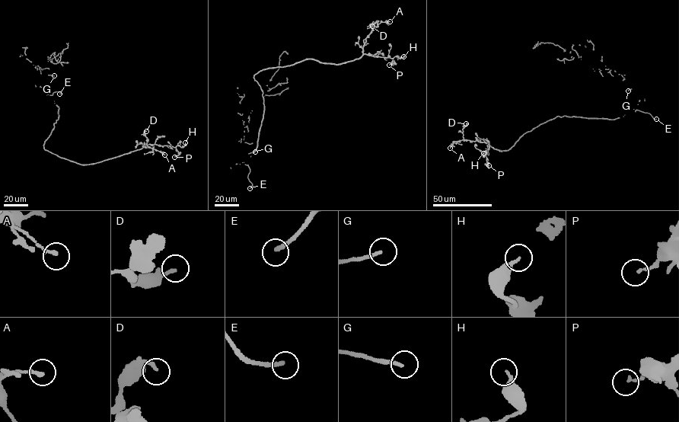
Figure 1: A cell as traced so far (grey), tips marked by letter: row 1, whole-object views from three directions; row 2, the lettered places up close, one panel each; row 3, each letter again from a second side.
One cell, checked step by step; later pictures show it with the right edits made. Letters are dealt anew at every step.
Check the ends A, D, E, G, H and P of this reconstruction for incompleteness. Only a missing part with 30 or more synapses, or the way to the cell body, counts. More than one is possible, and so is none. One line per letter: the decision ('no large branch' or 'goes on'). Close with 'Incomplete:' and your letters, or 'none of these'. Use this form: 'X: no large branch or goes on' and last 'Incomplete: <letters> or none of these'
A: no large branch
D: no large branch
E: goes on
G: no large branch
H: no large branch
P: no large branch
Incomplete: E

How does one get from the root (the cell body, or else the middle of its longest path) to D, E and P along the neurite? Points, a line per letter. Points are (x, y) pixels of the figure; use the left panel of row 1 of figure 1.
D: (58, 116), (43, 147), (83, 164), (141, 149), (144, 145), (148, 146), (143, 134), (146, 131)
E: (58, 116), (59, 108), (52, 95), (56, 91), (62, 93), (59, 94)
P: (58, 116), (43, 147), (76, 163), (100, 162), (148, 144), (173, 146), (179, 154), (174, 157)

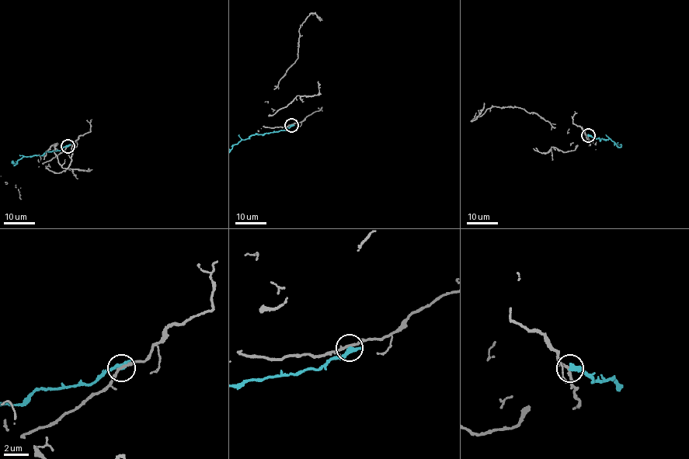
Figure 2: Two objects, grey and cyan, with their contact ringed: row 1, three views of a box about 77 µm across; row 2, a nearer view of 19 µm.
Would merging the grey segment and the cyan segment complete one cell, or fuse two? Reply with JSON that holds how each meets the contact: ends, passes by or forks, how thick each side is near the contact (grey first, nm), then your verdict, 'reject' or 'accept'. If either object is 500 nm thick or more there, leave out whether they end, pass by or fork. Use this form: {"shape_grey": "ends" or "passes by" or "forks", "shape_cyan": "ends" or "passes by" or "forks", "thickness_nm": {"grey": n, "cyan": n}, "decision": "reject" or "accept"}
{"shape_grey": "passes by", "shape_cyan": "ends", "thickness_nm": {"grey": 190, "cyan": 440}, "decision": "reject"}

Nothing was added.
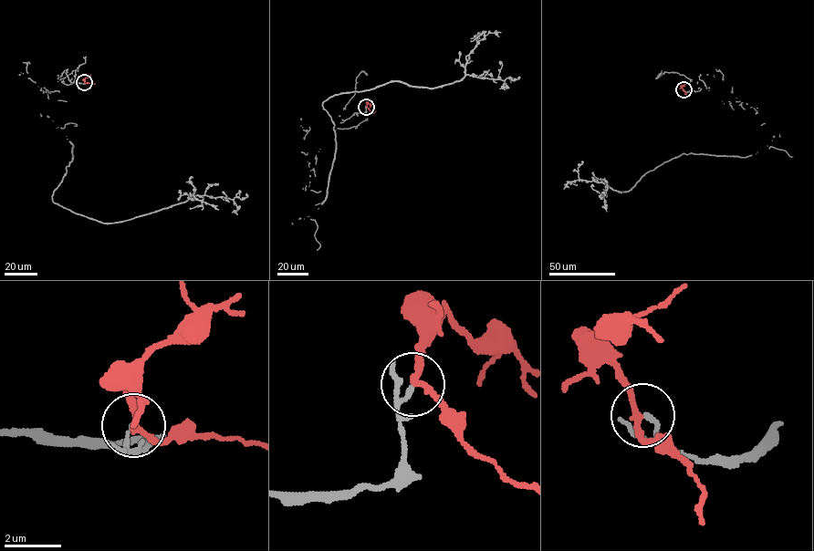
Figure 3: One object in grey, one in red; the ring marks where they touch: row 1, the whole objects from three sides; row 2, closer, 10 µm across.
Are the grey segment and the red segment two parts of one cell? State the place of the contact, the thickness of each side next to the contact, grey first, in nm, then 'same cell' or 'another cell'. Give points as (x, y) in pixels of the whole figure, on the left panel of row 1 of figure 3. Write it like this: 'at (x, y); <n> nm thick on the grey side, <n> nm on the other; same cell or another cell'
at (84, 82); 160 nm thick on the grey side, 200 nm on the other; another cell

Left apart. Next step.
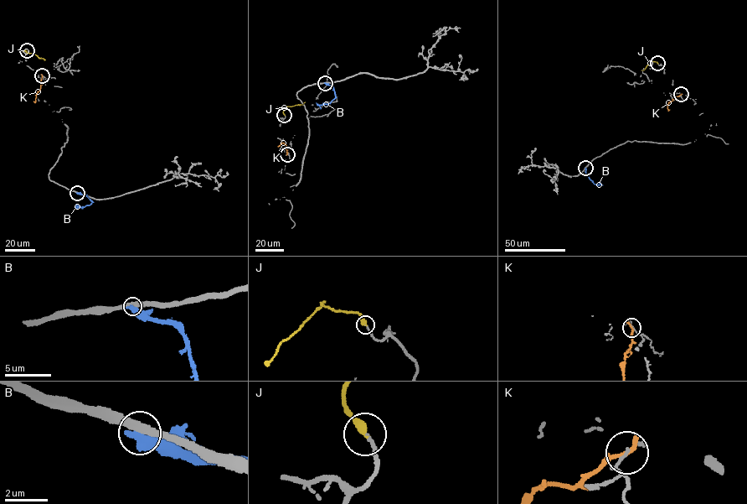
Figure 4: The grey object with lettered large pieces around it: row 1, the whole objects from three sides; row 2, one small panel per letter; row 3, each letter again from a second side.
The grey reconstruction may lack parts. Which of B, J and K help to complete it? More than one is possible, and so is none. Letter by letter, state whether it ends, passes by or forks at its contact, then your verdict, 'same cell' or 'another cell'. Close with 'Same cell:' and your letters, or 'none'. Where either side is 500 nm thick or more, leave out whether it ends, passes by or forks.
B: it ends | another cell
J: it ends | same cell
K: it ends | another cell
Same cell: J

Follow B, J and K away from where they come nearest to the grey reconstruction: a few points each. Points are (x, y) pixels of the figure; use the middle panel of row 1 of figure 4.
B: (325, 83), (332, 85), (335, 97), (329, 103), (319, 105), (321, 108)
J: (284, 115), (285, 107), (302, 105), (305, 101)
K: (287, 154), (285, 144), (281, 142), (278, 147)

